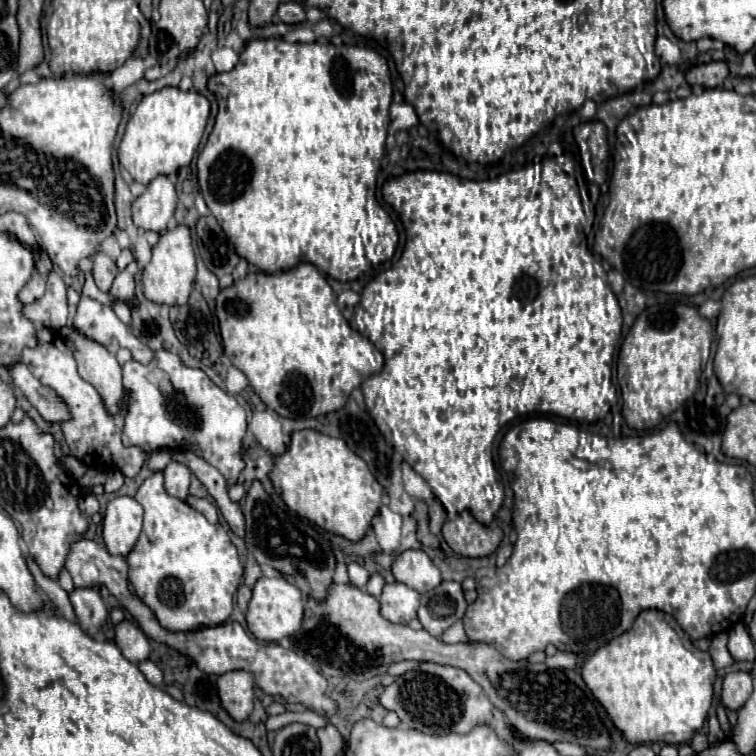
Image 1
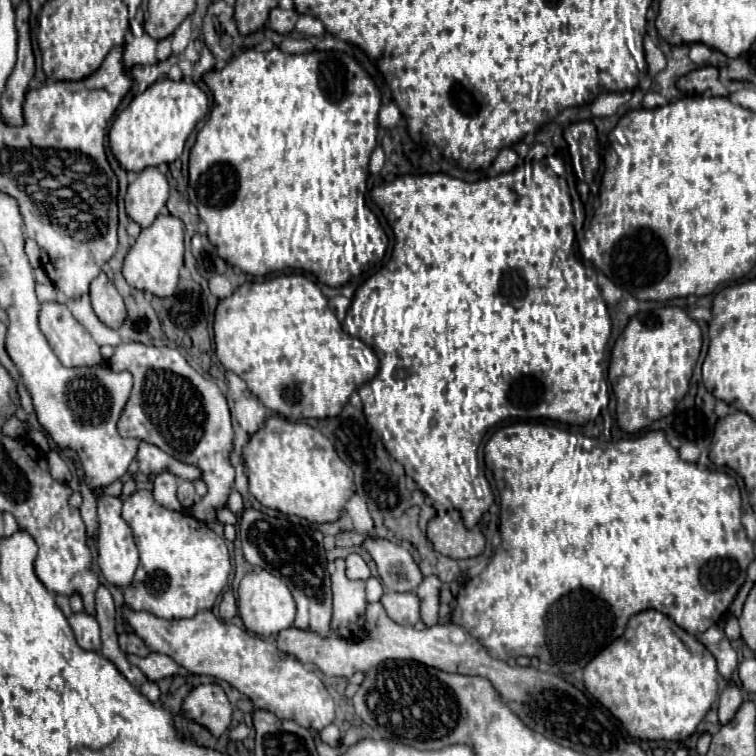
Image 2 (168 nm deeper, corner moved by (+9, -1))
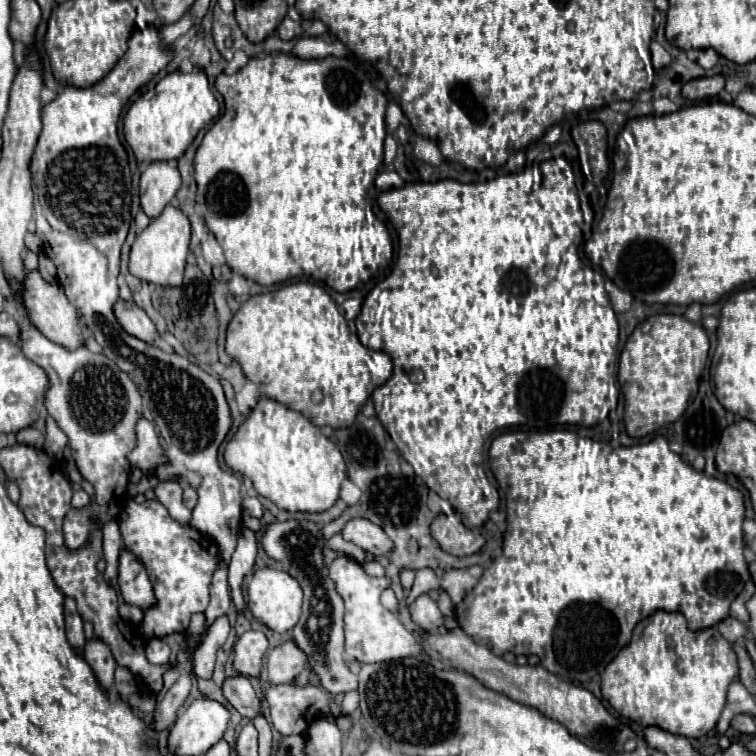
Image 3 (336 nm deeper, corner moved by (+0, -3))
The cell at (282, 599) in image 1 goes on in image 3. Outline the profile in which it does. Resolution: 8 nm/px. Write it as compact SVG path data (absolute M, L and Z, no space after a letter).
M258 569L248 585L248 609L256 621L264 623L276 633L288 633L294 629L302 609L302 589L296 579L292 579L282 569Z

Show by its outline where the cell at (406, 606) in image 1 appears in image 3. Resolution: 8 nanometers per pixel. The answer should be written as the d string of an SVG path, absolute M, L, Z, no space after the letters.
M420 595L412 605L410 605L410 615L412 615L412 621L424 629L424 631L436 631L442 621L444 621L444 615L440 613L438 605L428 597L428 595Z

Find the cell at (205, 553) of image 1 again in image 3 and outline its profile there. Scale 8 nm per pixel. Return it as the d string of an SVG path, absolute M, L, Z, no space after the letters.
M156 499L144 503L126 501L118 523L124 545L144 563L154 587L156 601L144 611L142 631L148 637L184 633L190 627L190 617L204 613L210 603L212 575L220 565L218 545L210 535L174 521Z

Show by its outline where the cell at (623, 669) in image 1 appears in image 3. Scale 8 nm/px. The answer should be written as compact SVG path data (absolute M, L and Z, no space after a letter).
M656 611L636 625L632 641L606 665L600 687L602 697L622 717L696 739L718 723L726 689L736 675L736 655L716 627L690 631L682 613Z

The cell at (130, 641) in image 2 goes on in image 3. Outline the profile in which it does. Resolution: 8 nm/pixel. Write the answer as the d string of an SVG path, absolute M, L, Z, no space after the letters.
M150 639L148 643L146 643L146 657L148 657L148 661L150 663L158 663L158 665L162 665L162 663L168 663L168 657L170 657L170 649L168 649L168 645L162 641L162 639Z

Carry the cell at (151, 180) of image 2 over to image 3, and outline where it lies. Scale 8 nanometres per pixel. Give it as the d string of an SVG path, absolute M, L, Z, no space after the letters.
M166 161L150 163L140 179L142 211L150 219L156 219L164 211L164 207L172 203L178 189L180 189L180 173L174 165L168 165Z

